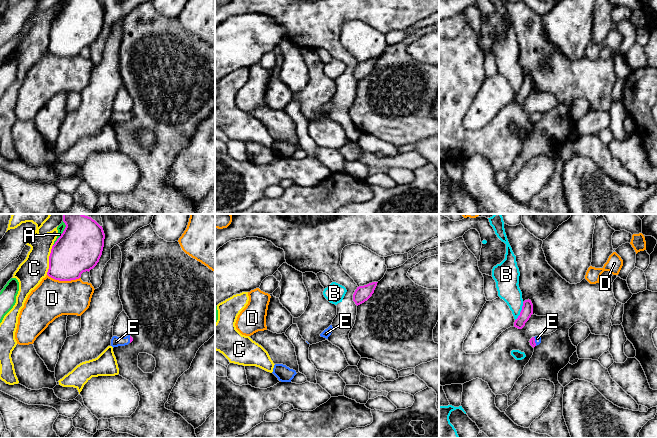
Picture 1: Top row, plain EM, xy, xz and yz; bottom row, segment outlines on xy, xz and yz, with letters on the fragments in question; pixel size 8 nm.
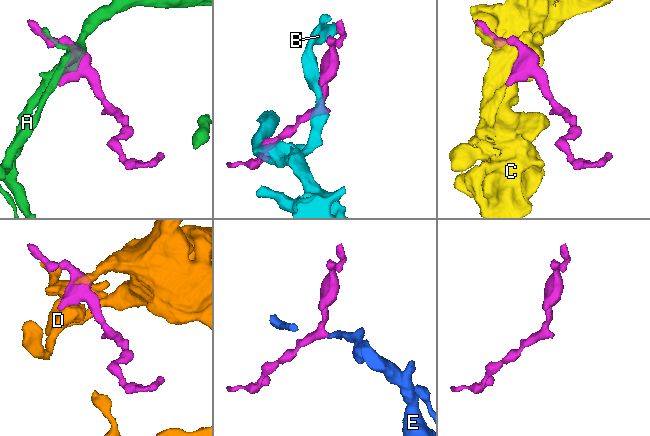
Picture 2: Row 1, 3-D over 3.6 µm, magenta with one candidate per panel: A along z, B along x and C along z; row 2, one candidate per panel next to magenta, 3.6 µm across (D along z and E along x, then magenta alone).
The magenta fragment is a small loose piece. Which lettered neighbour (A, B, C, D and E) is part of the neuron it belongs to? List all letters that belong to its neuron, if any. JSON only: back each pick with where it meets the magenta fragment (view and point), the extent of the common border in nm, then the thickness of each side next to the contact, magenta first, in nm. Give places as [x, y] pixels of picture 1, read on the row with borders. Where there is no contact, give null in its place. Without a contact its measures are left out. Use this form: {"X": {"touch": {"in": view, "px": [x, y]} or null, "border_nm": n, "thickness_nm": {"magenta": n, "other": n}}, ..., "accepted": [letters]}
{"E": {"touch": {"in": "yz", "px": [534, 341]}, "border_nm": 80, "thickness_nm": {"magenta": 50, "other": 50}}, "accepted": ["E"]}

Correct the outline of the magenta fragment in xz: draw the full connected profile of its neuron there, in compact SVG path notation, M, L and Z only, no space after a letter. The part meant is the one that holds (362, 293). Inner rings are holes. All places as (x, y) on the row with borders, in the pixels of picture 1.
M372 282L367 285L357 287L353 294L353 301L357 306L364 303L372 296L377 283L378 282Z

